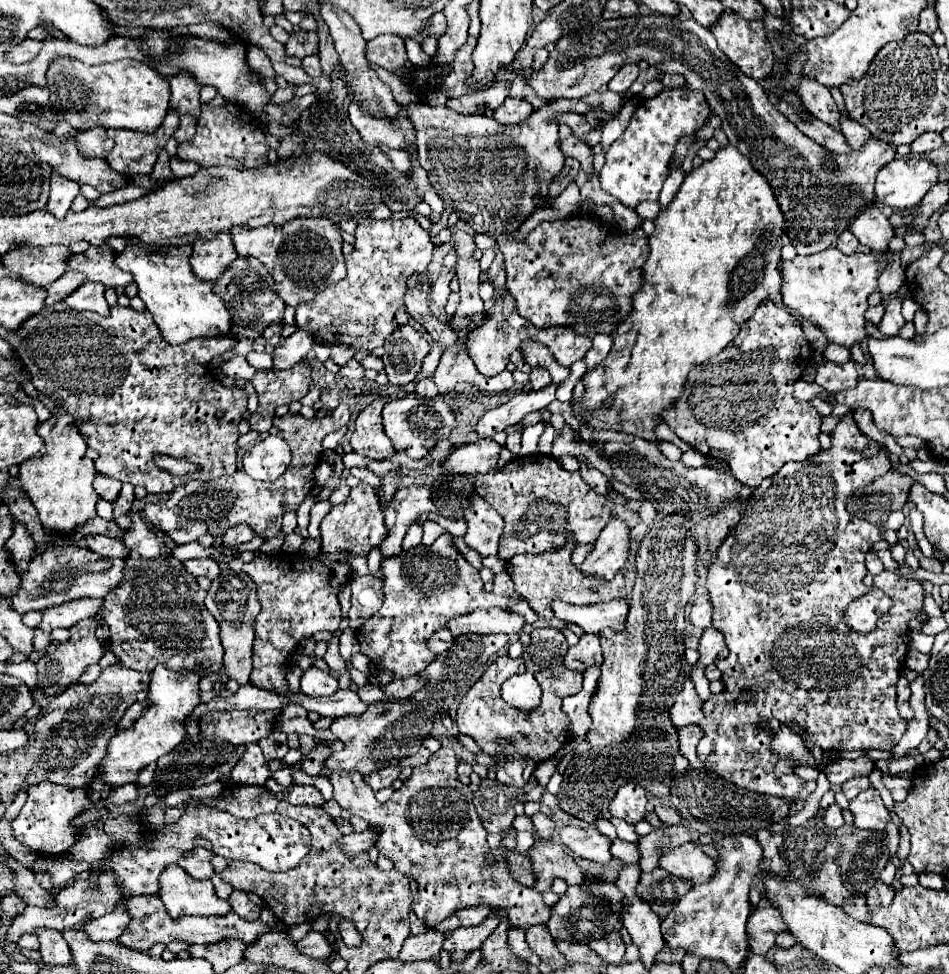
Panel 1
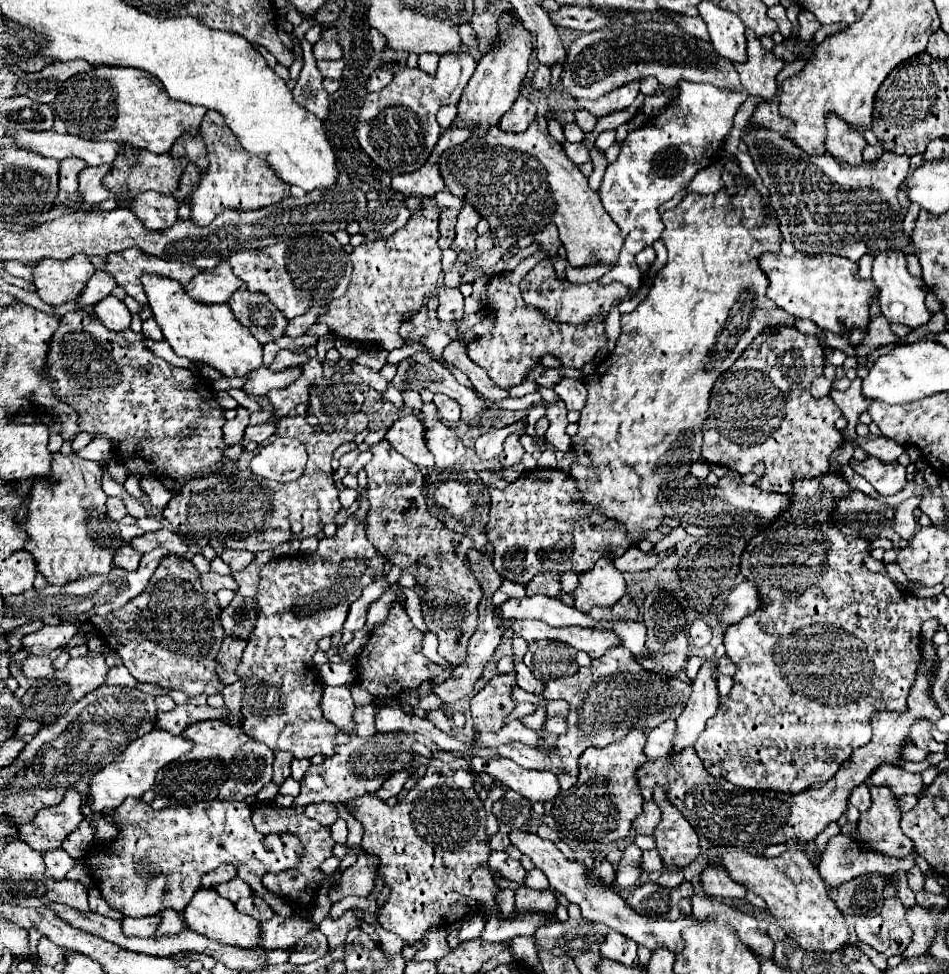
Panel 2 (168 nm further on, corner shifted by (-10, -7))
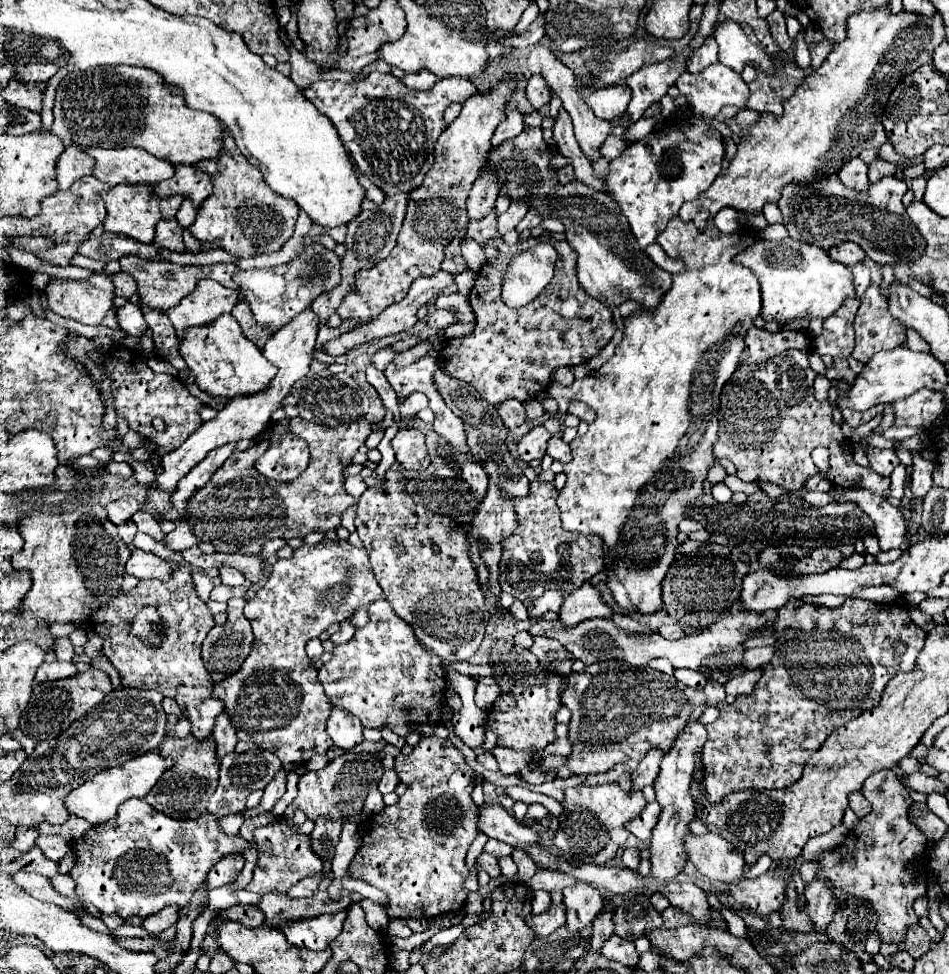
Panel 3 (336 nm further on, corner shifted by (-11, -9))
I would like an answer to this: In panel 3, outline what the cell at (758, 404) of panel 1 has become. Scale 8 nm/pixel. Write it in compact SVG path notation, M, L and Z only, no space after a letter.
M790 349L766 365L748 369L740 365L730 381L726 381L720 397L720 429L714 445L716 461L728 459L736 465L736 475L742 481L770 481L788 493L796 493L804 483L818 475L810 451L814 447L830 449L828 477L840 487L864 487L882 495L890 487L888 477L878 477L870 467L860 467L852 461L848 439L840 431L840 423L832 417L832 407L826 401L816 401L812 383L816 371L810 367L806 349Z

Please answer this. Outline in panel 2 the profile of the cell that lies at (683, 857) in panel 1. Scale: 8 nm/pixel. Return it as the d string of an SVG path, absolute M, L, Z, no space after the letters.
M707 867L701 875L701 885L703 885L703 891L711 897L745 899L745 895L747 895L747 887L729 879L729 875L725 875L725 871L721 867L719 869Z

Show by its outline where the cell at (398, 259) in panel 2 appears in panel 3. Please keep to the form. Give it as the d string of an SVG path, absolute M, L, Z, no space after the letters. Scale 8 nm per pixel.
M506 73L490 91L474 93L462 103L460 115L446 127L446 131L436 141L434 165L426 173L424 183L410 195L410 205L406 211L402 231L398 235L396 249L382 263L374 265L374 269L358 271L358 277L354 277L354 289L350 289L350 293L338 307L338 315L342 321L376 319L382 313L382 309L386 309L392 303L398 303L408 293L414 279L432 277L440 271L440 263L444 261L444 247L468 223L468 191L478 179L480 167L488 159L486 155L492 147L490 137L494 135L494 129L506 119L504 109L516 91L516 83L518 75Z

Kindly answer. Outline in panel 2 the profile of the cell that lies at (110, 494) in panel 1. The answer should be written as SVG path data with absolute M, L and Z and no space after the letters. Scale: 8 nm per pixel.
M109 497L109 499L107 499L107 511L109 511L109 517L115 519L115 521L119 521L121 517L127 515L127 507L125 507L123 501L117 499L117 497Z

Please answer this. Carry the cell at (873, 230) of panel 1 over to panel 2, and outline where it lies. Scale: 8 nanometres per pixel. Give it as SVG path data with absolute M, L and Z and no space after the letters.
M883 251L875 257L873 263L873 283L879 289L879 303L881 303L881 313L889 323L903 323L911 329L917 329L921 325L925 325L933 313L925 307L925 295L927 295L927 287L921 279L915 279L909 271L907 271L907 263L905 263L905 255L899 251Z

